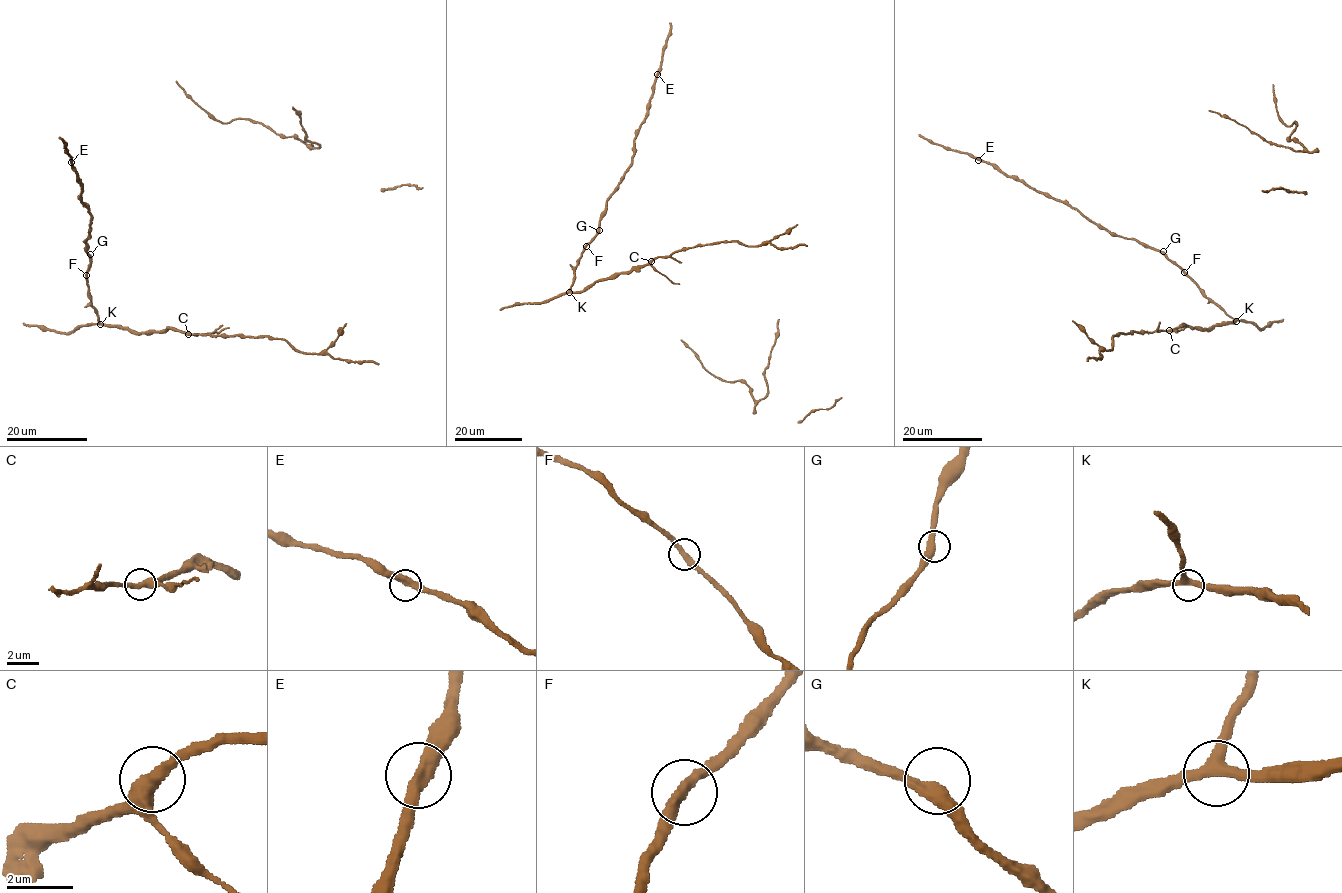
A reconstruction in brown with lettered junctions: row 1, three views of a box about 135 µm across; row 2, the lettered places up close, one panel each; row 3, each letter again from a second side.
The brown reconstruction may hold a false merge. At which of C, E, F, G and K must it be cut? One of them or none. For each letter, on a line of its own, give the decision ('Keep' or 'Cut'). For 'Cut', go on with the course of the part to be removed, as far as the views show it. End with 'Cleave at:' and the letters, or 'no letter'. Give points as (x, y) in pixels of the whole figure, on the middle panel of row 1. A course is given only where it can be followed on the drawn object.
C: Keep
E: Keep
F: Keep
G: Keep
K: Keep
Cleave at: no letter

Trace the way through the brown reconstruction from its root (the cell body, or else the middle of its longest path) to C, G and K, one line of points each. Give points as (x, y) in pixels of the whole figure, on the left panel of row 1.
C: (85, 274), (91, 303), (100, 323), (121, 325), (132, 332), (176, 329), (188, 334)
G: (85, 274), (90, 254)
K: (85, 274), (100, 324)

